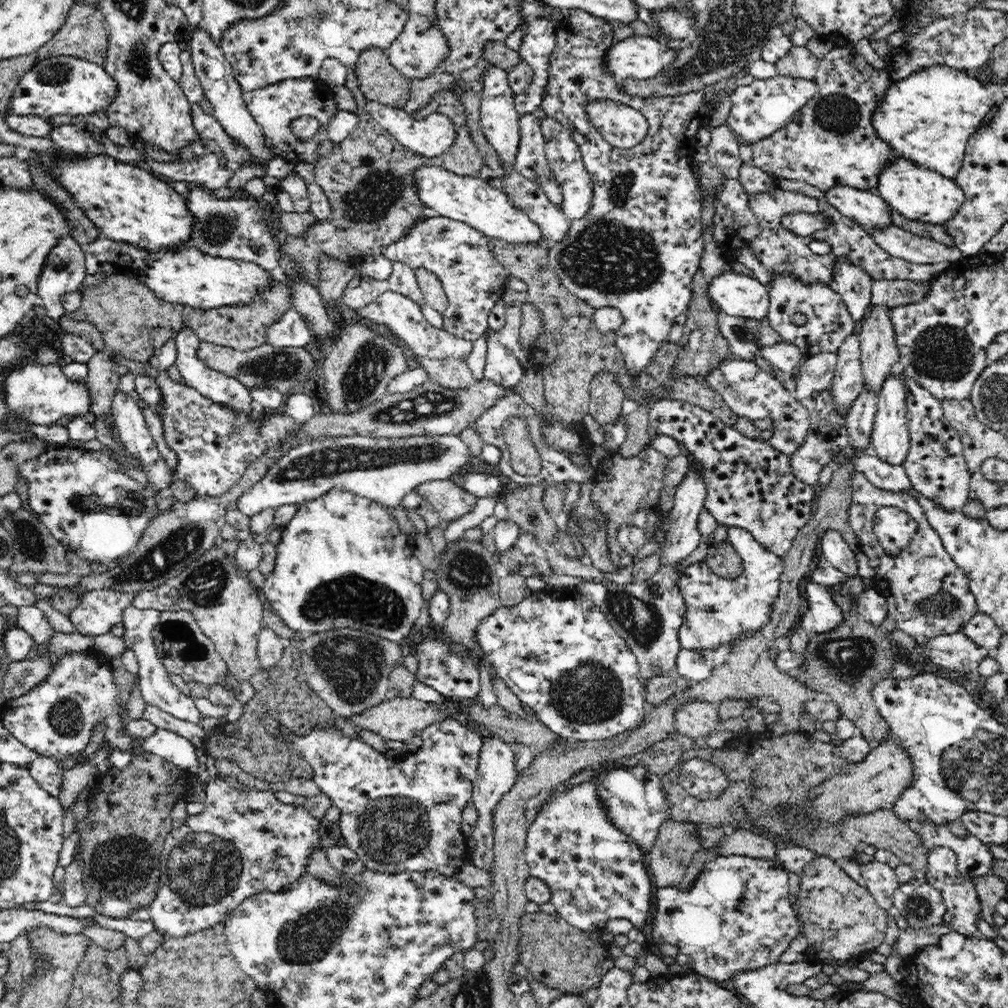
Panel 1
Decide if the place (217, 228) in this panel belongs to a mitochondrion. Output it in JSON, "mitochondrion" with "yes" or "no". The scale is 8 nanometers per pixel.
{"mitochondrion":"yes"}

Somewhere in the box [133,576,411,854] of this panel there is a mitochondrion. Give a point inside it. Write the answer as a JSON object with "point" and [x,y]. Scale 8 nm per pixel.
{"point":[351,665]}

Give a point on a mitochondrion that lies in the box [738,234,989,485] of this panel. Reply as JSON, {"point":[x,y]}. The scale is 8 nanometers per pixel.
{"point":[945,353]}

